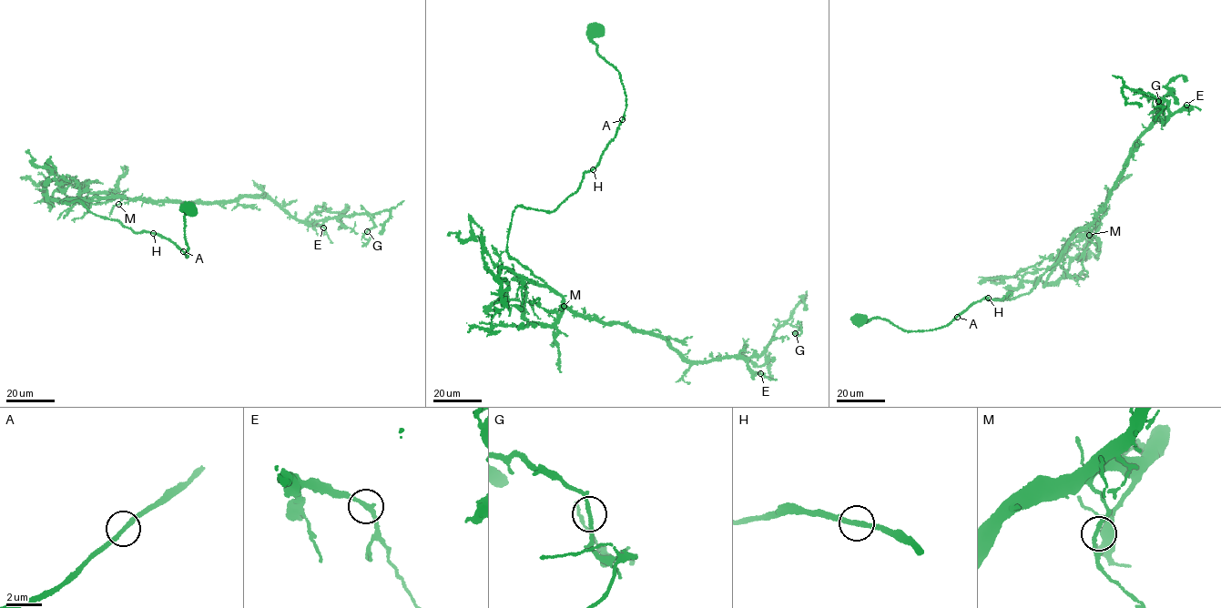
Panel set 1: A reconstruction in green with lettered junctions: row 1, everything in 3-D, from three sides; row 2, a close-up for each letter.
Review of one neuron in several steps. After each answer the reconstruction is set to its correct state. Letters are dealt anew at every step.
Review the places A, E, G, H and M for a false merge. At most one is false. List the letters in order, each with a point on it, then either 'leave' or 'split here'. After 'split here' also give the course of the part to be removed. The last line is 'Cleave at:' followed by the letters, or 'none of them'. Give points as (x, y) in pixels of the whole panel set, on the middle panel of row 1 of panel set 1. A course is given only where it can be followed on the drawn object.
A: at (622, 119); leave
E: at (760, 373); leave
G: at (795, 333); leave
H: at (593, 169); leave
M: at (564, 306); leave
Cleave at: none of them

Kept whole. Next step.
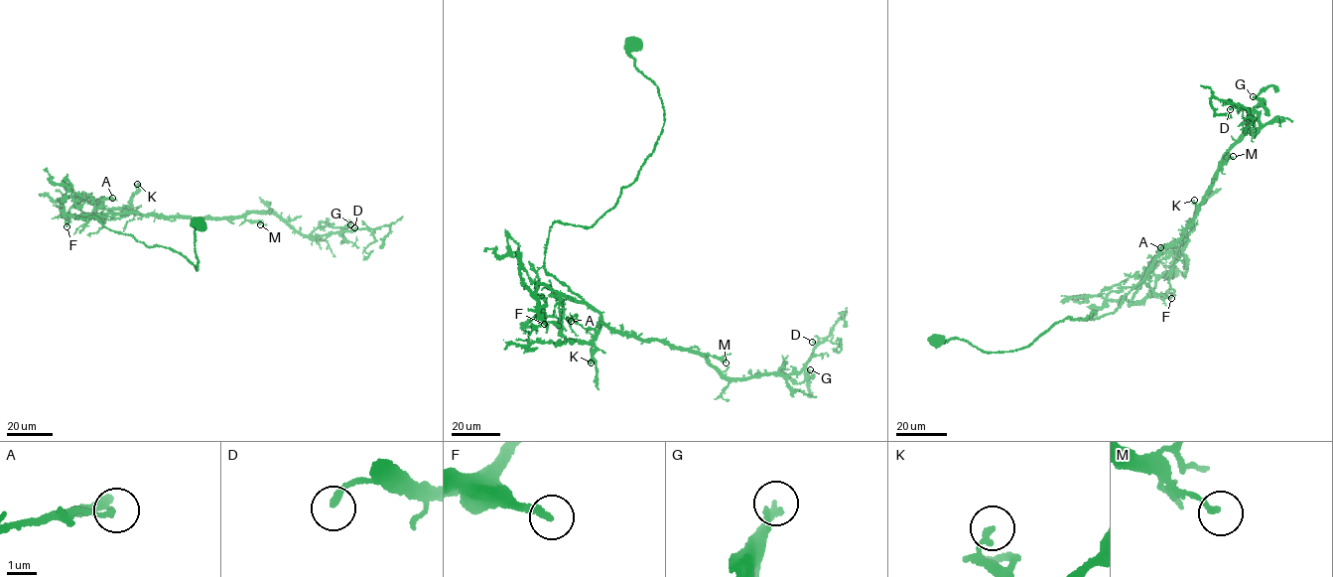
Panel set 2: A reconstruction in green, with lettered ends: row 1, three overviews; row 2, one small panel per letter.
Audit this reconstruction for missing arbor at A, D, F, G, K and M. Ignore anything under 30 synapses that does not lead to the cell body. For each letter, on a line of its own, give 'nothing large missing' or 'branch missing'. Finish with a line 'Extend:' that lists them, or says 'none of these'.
A: nothing large missing
D: nothing large missing
F: branch missing
G: branch missing
K: nothing large missing
M: nothing large missing
Extend: F, G

